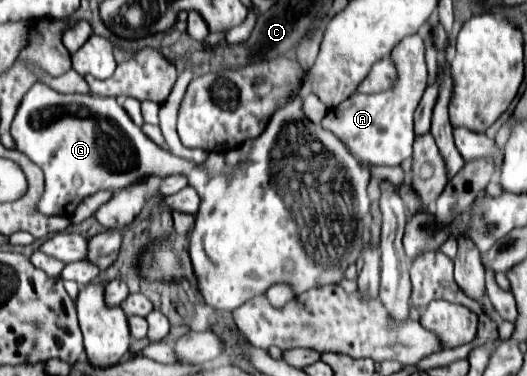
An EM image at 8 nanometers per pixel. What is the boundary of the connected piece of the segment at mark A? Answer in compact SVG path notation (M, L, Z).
M418 34L404 38L390 54L398 68L398 84L382 94L354 94L344 100L340 106L332 108L322 126L334 132L346 148L362 162L370 166L398 166L402 160L412 156L414 142L414 126L412 116L424 94L428 70L424 60L424 42Z

